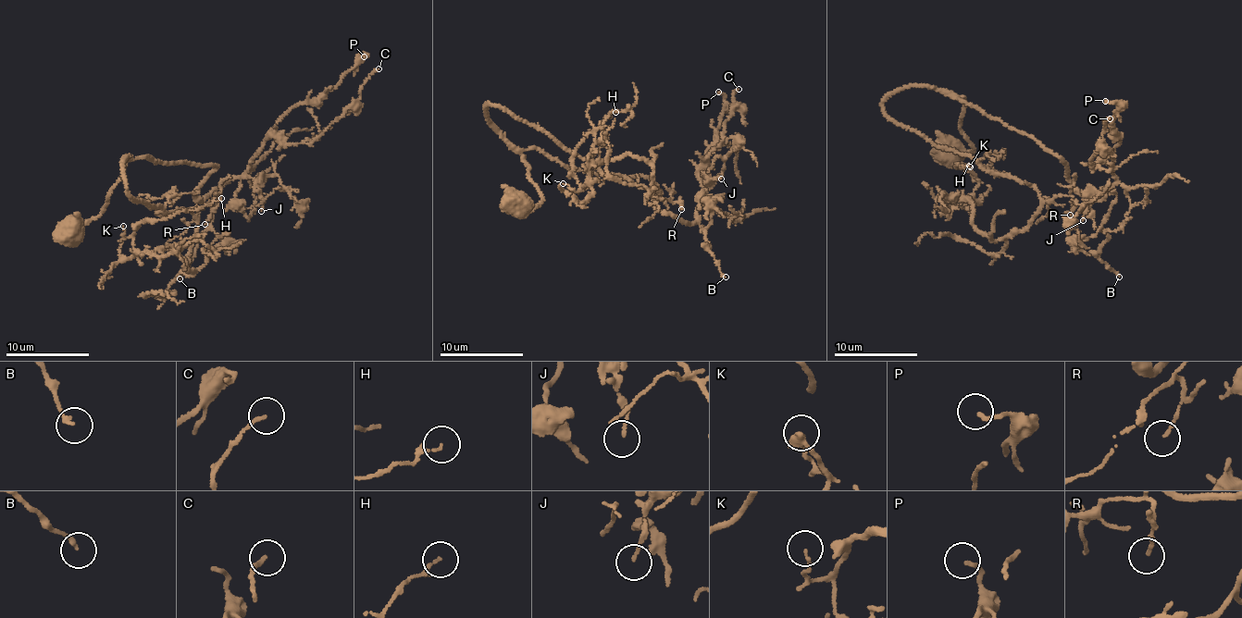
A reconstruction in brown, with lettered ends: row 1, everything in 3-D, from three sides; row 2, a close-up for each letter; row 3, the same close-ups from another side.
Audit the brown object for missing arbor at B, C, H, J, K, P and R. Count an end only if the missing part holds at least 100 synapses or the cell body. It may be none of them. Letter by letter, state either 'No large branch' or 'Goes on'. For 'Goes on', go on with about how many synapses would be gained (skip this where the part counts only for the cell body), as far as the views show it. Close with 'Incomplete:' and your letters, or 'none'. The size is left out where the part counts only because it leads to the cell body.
B: No large branch
C: No large branch
H: No large branch
J: No large branch
K: No large branch
P: No large branch
R: No large branch
Incomplete: none

